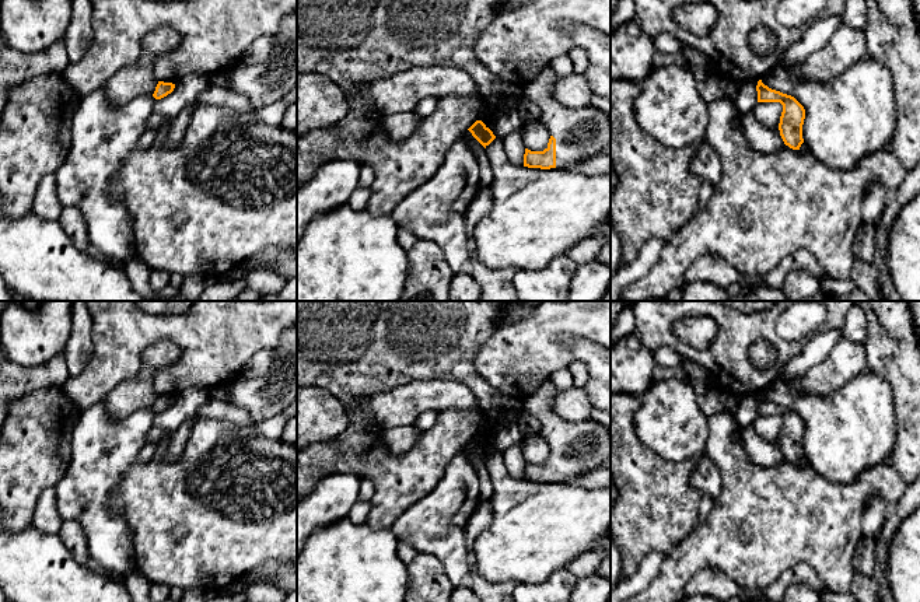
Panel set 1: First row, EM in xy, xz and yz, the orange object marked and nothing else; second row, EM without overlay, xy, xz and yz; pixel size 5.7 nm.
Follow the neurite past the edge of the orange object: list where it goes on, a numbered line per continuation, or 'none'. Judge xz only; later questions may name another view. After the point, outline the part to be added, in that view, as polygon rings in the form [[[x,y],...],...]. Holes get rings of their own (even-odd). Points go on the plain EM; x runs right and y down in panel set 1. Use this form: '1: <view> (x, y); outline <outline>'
1: xz (581, 445); outline [[[546,379],[538,389],[524,399],[524,409],[539,420],[539,435],[550,442],[556,452],[556,482],[564,482],[570,477],[583,475],[611,459],[611,433],[602,424],[591,420],[569,420],[555,412],[555,398],[559,393],[556,385]]]

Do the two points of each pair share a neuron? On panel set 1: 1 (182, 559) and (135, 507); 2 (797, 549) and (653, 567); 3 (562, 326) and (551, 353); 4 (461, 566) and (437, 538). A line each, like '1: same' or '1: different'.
1: same
2: different
3: same
4: same

